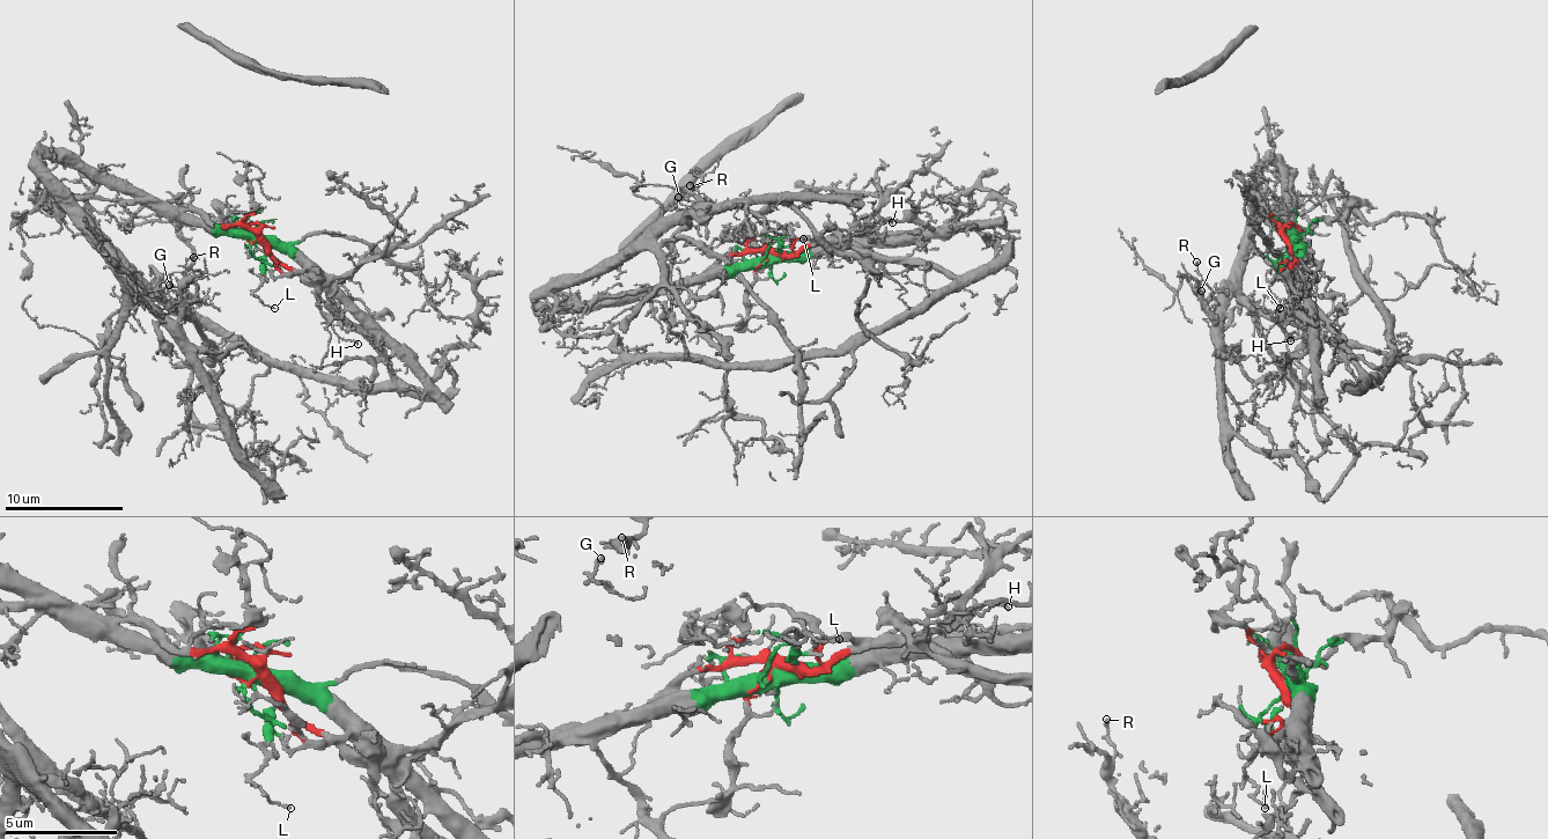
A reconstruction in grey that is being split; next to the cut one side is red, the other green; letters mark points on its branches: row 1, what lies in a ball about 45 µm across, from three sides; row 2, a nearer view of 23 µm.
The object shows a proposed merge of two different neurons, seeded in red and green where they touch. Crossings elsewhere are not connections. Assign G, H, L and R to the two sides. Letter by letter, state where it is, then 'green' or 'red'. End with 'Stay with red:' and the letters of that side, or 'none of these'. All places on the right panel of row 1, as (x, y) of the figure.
G: at (1201, 291); green
H: at (1290, 340); red
L: at (1280, 308); green
R: at (1196, 262); green
Stay with red: H

